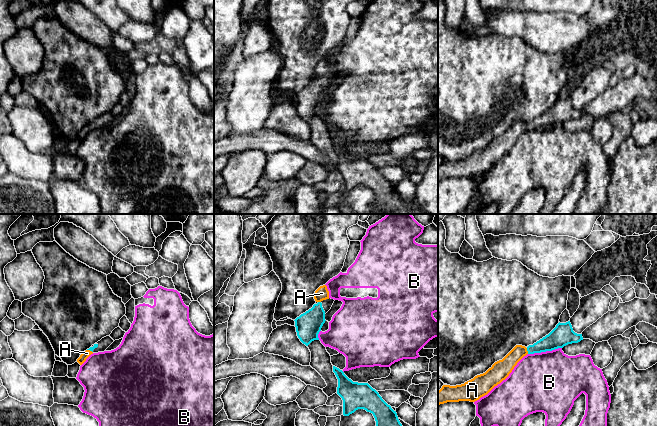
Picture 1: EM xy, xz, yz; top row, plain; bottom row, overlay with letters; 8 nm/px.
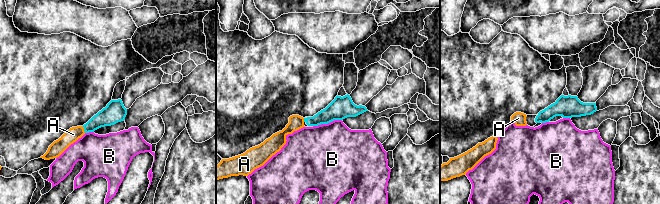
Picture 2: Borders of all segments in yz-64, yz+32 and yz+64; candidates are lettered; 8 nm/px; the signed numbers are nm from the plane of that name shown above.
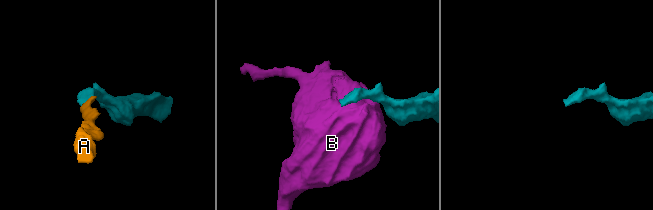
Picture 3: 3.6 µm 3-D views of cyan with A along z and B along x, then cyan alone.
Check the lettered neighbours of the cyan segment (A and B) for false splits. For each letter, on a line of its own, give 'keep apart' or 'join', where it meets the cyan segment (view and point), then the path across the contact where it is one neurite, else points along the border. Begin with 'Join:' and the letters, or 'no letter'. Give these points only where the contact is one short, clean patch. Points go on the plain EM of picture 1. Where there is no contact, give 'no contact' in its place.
Join: A
A: join | yz (527, 126) | across yz (555, 115), (527, 126), (519, 127), (502, 144)
B: keep apart | yz (544, 127)

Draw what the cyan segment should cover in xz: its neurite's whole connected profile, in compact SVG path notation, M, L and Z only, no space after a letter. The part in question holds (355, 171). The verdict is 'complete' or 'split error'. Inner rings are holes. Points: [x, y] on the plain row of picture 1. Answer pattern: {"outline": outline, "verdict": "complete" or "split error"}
{"outline": "M333 142L333 148L338 155L337 170L343 176L344 192L349 192L358 185L364 185L367 188L372 189L376 197L376 204L380 208L378 214L426 214L420 209L408 209L400 199L396 187L394 187L368 159L353 158L342 146L335 142Z", "verdict": "complete"}

